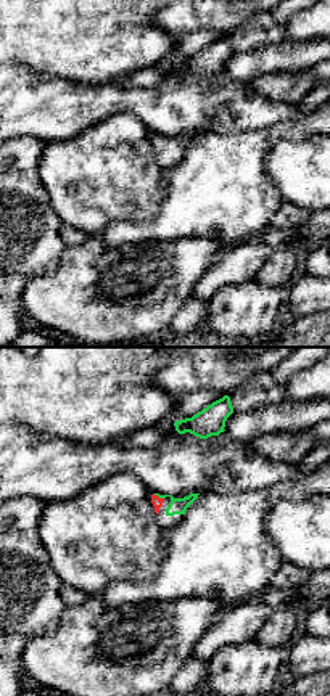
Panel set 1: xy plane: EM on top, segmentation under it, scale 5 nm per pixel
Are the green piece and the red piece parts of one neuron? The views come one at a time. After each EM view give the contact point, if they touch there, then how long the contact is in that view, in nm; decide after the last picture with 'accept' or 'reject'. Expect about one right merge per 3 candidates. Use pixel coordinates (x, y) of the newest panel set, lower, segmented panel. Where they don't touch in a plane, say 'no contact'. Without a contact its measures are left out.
meets green at (158, 495); contact 60 nm long

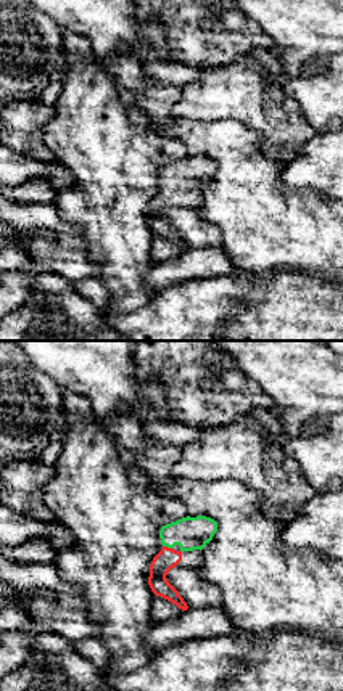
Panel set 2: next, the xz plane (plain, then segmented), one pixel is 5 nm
meets green at (168, 547); contact 50 nm long

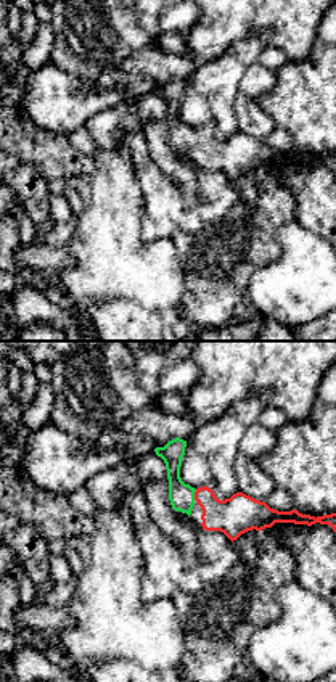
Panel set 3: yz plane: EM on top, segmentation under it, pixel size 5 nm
meets green at (193, 494); contact 60 nm long

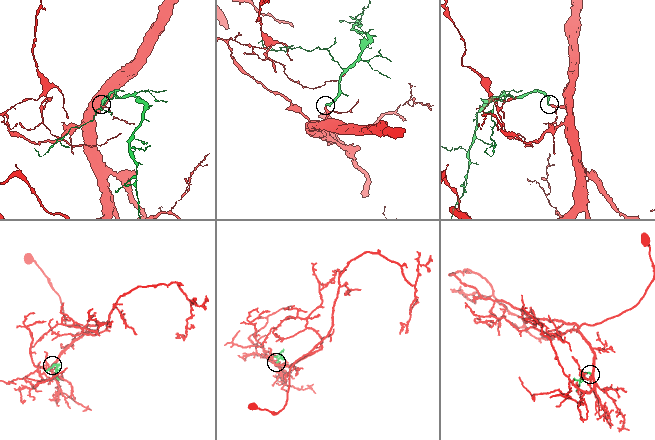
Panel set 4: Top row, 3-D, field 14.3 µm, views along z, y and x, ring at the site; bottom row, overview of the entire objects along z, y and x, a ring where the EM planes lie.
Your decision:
accept

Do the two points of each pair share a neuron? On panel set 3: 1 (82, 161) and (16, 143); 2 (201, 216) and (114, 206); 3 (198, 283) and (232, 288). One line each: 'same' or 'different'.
1: same
2: different
3: same

